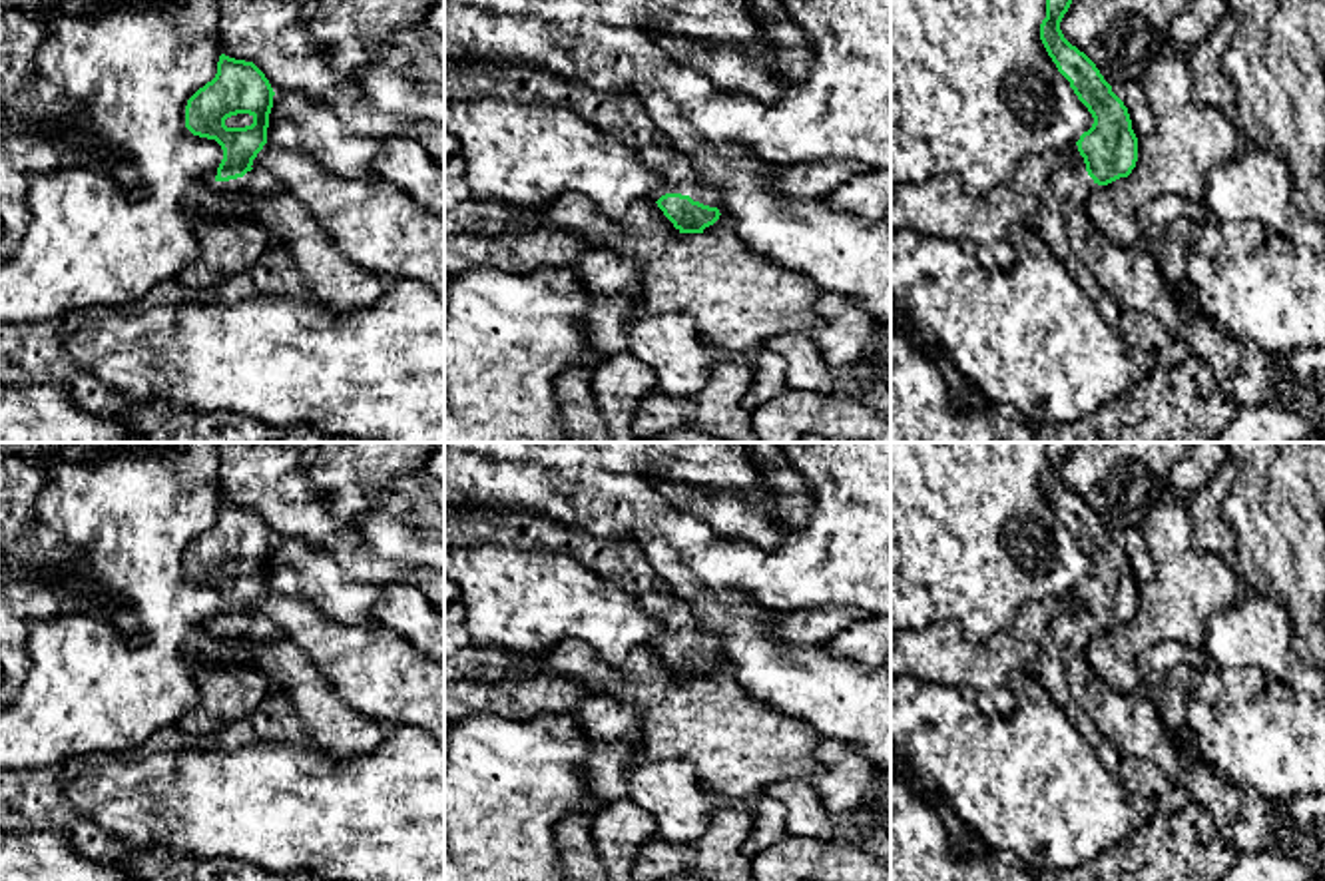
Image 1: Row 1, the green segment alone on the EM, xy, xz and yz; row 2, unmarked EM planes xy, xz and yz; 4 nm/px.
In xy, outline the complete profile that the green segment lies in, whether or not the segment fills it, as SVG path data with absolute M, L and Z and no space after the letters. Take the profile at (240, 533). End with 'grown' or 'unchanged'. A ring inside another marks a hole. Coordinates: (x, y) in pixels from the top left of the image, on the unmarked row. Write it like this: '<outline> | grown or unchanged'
M221 500L215 524L187 546L185 574L193 582L215 586L223 596L215 622L223 636L251 642L283 636L269 618L251 614L267 590L273 542L269 526L253 508ZM237 560L249 560L253 570L227 574L225 566Z | grown

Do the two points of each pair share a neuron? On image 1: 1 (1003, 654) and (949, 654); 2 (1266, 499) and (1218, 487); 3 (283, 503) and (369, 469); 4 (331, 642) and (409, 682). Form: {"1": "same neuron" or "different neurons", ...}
{"1": "same neuron", "2": "different neurons", "3": "different neurons", "4": "same neuron"}

